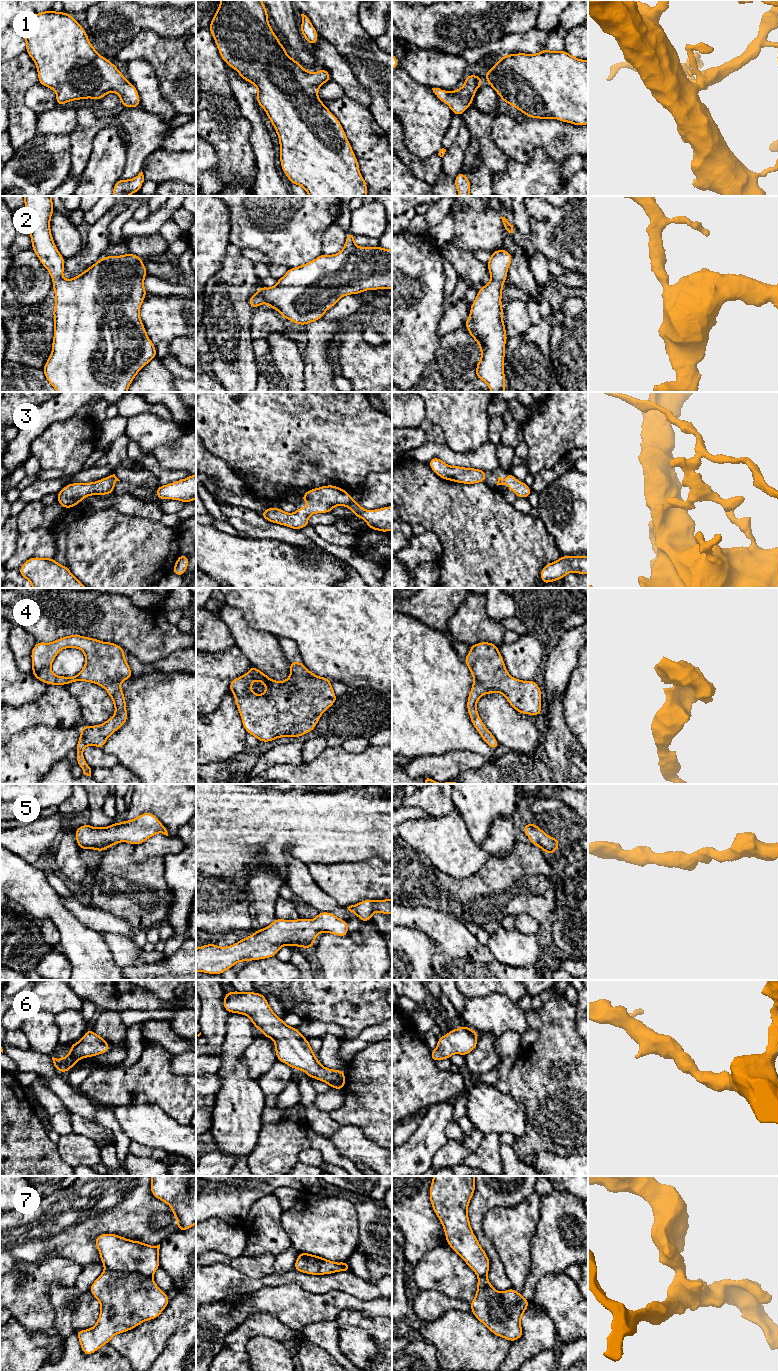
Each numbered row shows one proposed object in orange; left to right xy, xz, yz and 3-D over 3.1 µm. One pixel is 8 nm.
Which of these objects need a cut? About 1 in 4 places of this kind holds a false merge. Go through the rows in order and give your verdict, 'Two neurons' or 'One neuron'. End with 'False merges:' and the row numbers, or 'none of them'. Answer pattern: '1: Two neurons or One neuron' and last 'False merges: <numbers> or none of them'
1: One neuron
2: One neuron
3: One neuron
4: One neuron
5: One neuron
6: One neuron
7: Two neurons
False merges: 7

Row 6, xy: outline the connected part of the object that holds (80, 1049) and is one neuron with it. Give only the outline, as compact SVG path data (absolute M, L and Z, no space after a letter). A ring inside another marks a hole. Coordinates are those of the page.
M88 1029L82 1039L70 1045L70 1053L60 1059L52 1057L54 1066L58 1072L66 1073L82 1058L94 1057L104 1054L109 1050L105 1039Z

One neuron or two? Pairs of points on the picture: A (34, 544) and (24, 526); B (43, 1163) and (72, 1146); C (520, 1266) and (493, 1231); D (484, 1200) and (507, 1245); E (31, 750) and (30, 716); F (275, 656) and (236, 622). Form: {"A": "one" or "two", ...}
{"A": "two", "B": "two", "C": "one", "D": "two", "E": "two", "F": "one"}

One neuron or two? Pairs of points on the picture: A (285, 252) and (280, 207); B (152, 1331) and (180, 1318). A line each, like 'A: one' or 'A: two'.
A: one
B: one

